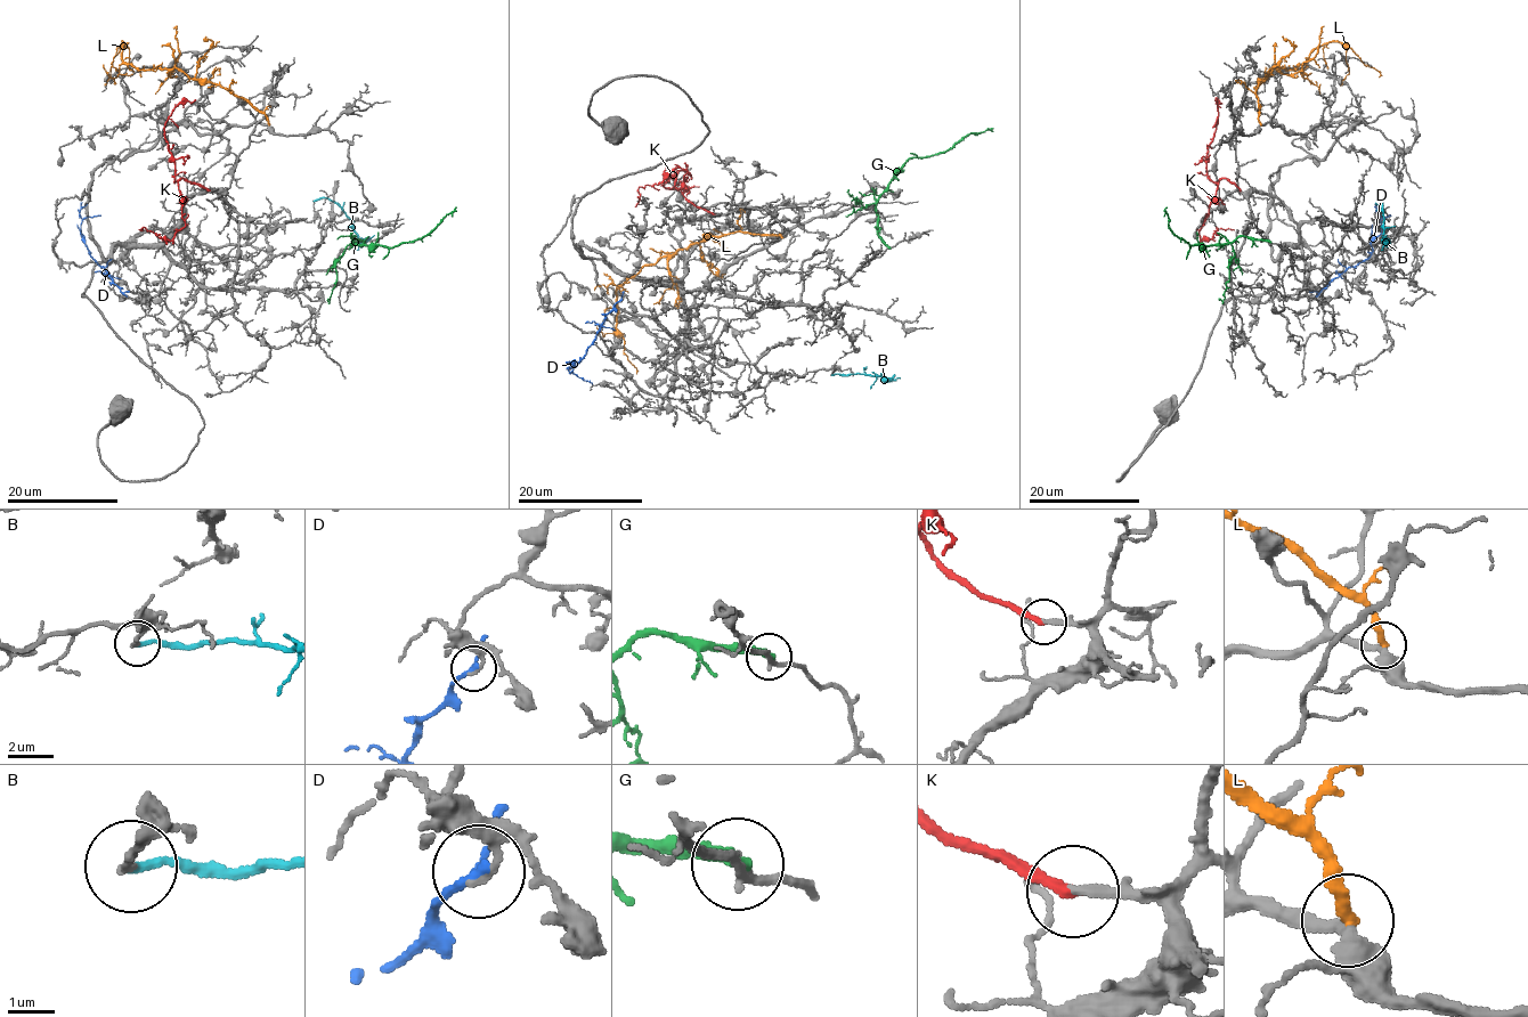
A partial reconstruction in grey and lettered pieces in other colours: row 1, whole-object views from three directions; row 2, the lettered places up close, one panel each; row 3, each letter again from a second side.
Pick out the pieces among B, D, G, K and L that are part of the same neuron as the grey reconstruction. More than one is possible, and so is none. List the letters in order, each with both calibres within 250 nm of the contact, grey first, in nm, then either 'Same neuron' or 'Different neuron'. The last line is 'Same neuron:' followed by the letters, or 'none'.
B: Thickness 130 nm (grey) against 190 nm. Different neuron
D: Thickness 160 nm (grey) against 150 nm. Different neuron
G: Thickness 170 nm (grey) against 340 nm. Different neuron
K: Thickness 220 nm (grey) against 280 nm. Same neuron
L: Thickness 300 nm (grey) against 280 nm. Different neuron
Same neuron: K

